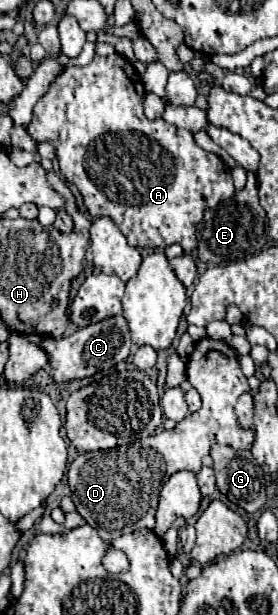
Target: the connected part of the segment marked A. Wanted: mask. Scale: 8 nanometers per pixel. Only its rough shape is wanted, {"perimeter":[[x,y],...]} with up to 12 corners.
{"perimeter":[[119,53],[67,67],[27,127],[91,217],[185,253],[231,169],[143,115]]}

